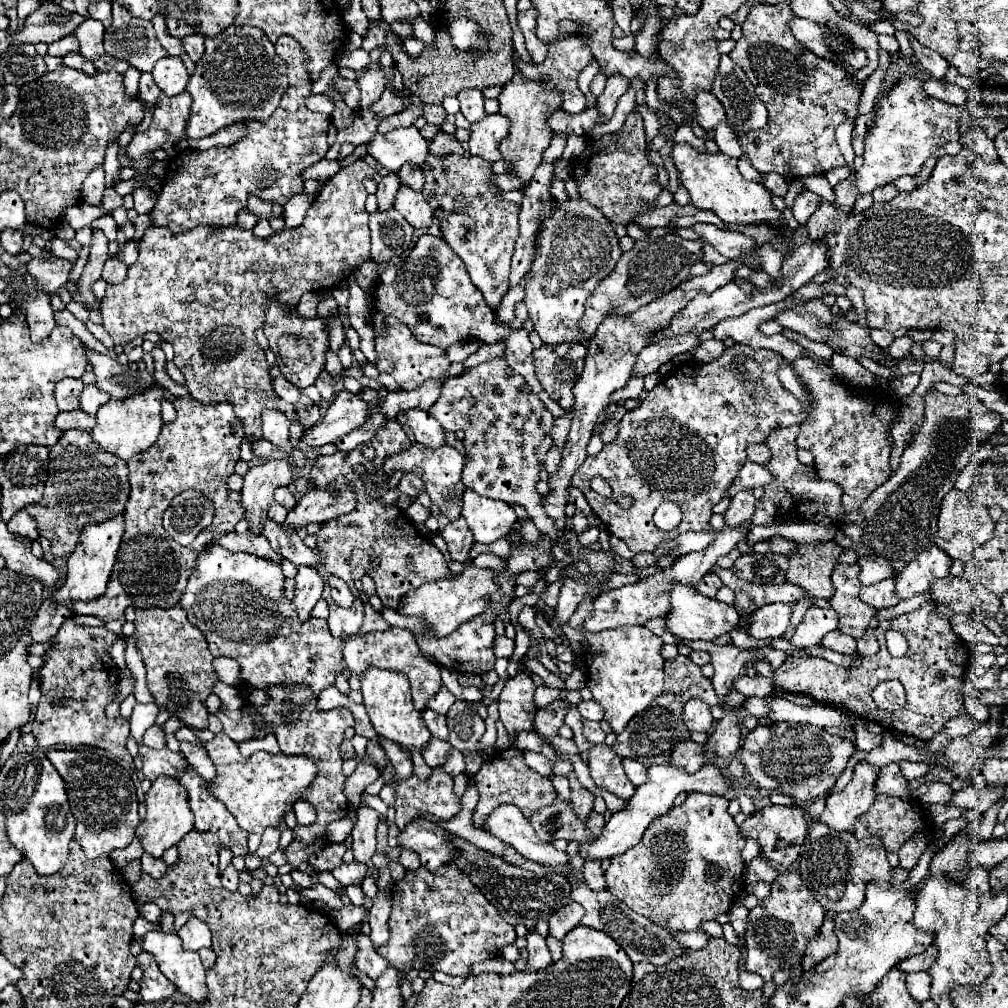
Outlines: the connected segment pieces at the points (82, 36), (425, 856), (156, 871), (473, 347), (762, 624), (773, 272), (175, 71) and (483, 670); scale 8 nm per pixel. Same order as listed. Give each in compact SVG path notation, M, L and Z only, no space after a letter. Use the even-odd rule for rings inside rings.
M87 18L77 30L75 30L75 36L79 38L81 42L81 50L79 54L87 60L95 60L99 58L105 50L103 50L103 32L105 32L105 26L93 18Z
M413 820L399 832L399 848L411 850L419 856L421 866L429 872L435 872L443 864L449 864L457 856L457 848L445 838L449 832L437 828L427 820Z
M147 852L141 856L141 862L143 862L143 872L147 872L153 878L161 878L167 872L167 864L163 864L163 860L155 860Z
M467 340L467 342L459 342L459 344L453 344L449 350L447 350L447 356L451 362L465 362L471 354L475 354L479 348L483 346L481 340Z
M765 604L747 616L747 634L753 638L777 638L789 628L793 604Z
M765 244L765 246L759 246L759 252L755 252L755 256L759 256L759 260L763 260L763 268L765 272L779 280L781 276L781 262L783 262L783 254L779 250L773 250L771 244Z
M167 56L163 60L159 60L153 68L153 78L155 78L155 84L167 94L167 96L175 96L179 92L185 90L187 82L189 82L189 76L187 76L187 70L181 62L179 56Z
M485 612L483 616L475 616L461 624L451 636L443 640L431 640L431 636L417 636L417 644L421 652L433 654L437 662L449 670L455 672L471 672L477 676L485 676L489 670L493 670L493 634L495 634L495 616L491 612Z

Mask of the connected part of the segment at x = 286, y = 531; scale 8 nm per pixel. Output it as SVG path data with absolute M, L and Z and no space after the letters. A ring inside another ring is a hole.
M267 520L263 526L263 536L269 540L271 548L279 552L285 560L293 562L295 566L315 566L323 562L323 556L317 552L317 548L307 548L303 540L297 536L297 532L289 526L275 524L273 520Z

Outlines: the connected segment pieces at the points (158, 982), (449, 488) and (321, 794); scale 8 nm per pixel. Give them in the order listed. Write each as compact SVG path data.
M141 952L137 956L137 964L143 970L143 978L139 980L139 984L141 984L139 994L145 1002L161 1002L175 994L175 986L157 970L159 966L155 964L151 954Z
M413 444L409 450L403 450L391 458L387 458L385 462L385 474L393 474L397 470L405 470L405 472L415 472L417 476L421 476L421 480L425 482L425 488L429 492L429 496L433 496L433 502L439 506L439 510L449 518L449 520L457 520L461 516L461 498L465 492L465 486L461 482L461 472L463 472L463 456L451 448L423 448L423 444Z
M271 686L267 688L267 704L253 710L255 714L263 716L265 722L265 734L273 734L279 742L281 754L303 754L311 758L317 764L317 778L311 786L303 790L303 800L313 804L317 810L317 819L314 825L299 826L293 829L295 838L303 840L305 844L313 842L319 834L325 834L325 824L333 820L341 820L347 816L347 798L343 794L345 776L341 774L343 758L339 754L339 744L343 742L343 732L353 726L353 714L349 708L337 708L337 710L319 710L315 692L307 686Z

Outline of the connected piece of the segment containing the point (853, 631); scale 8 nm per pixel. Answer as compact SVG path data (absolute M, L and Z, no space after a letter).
M837 564L833 572L835 594L829 600L831 608L839 612L839 630L843 634L853 636L855 640L863 638L865 630L869 628L871 618L877 614L873 608L859 598L859 566L857 564Z

